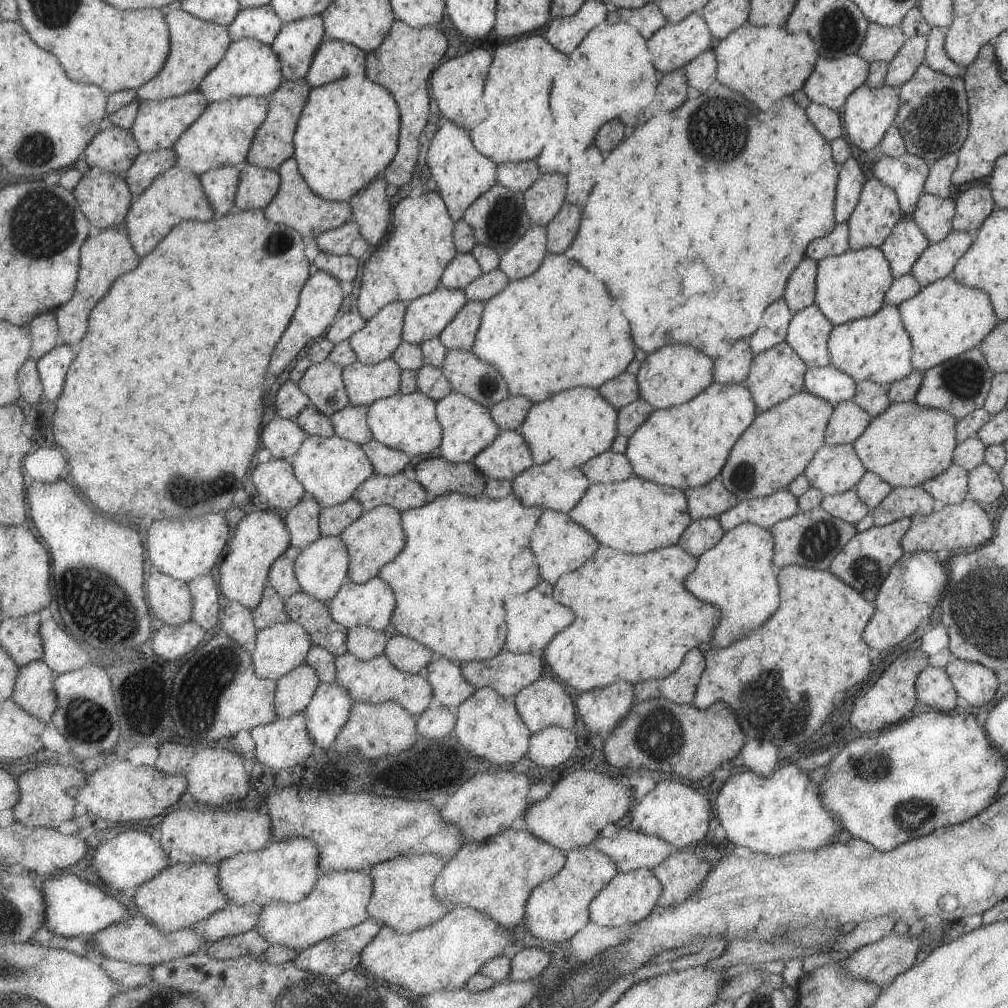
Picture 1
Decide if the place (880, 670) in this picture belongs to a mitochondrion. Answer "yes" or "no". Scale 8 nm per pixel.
no

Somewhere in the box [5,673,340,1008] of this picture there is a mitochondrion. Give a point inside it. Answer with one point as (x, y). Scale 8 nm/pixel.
(90, 720)

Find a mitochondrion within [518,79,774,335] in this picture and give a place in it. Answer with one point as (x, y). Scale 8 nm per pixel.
(717, 131)

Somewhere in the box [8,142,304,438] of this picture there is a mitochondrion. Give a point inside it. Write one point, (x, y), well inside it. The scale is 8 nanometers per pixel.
(53, 225)

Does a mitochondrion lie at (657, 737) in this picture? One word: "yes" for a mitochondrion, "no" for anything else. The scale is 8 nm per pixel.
yes

